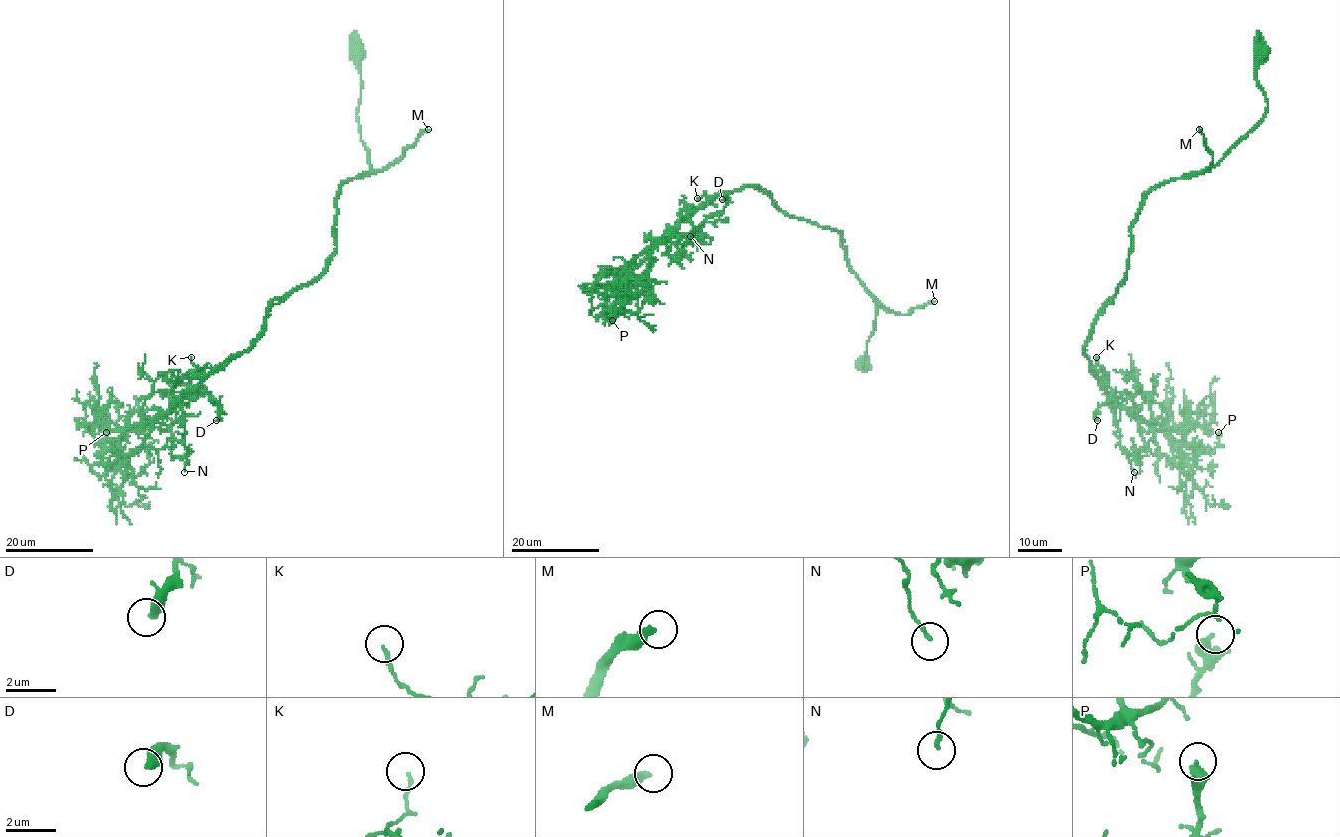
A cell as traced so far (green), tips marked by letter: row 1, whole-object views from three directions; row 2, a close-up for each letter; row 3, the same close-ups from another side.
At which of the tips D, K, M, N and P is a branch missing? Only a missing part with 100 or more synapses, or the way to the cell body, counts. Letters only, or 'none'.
M

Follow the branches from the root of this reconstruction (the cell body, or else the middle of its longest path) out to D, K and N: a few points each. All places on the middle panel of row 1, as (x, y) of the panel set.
D: (864, 364), (876, 303), (842, 233), (744, 186), (697, 207), (678, 235), (722, 199)
K: (864, 364), (876, 303), (840, 231), (786, 215), (752, 186), (678, 215), (710, 200), (697, 198)
N: (864, 364), (876, 303), (840, 231), (790, 217), (744, 186), (688, 215), (690, 236)

